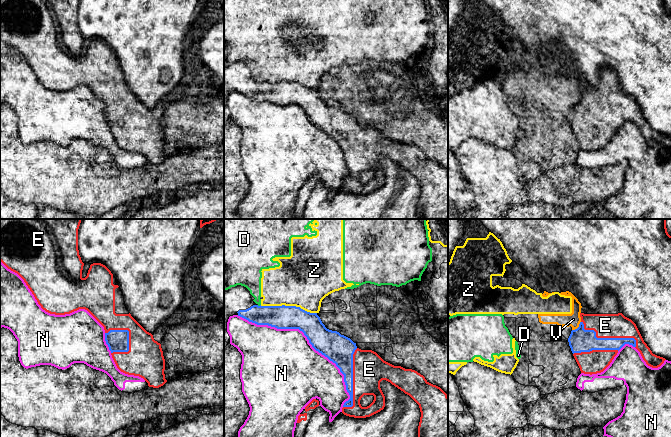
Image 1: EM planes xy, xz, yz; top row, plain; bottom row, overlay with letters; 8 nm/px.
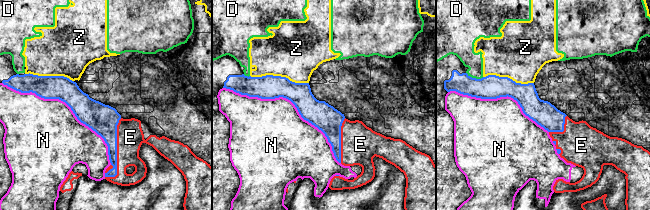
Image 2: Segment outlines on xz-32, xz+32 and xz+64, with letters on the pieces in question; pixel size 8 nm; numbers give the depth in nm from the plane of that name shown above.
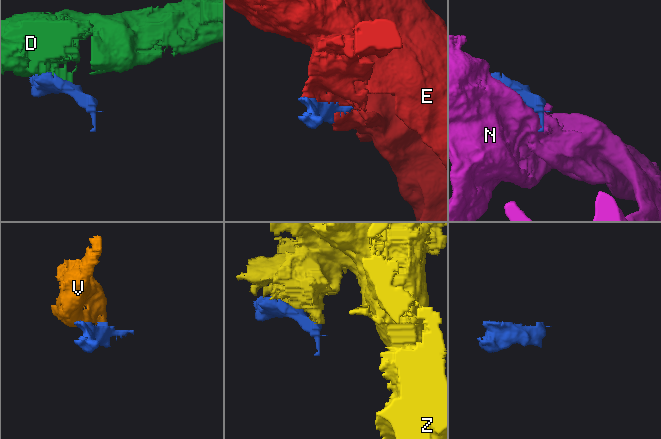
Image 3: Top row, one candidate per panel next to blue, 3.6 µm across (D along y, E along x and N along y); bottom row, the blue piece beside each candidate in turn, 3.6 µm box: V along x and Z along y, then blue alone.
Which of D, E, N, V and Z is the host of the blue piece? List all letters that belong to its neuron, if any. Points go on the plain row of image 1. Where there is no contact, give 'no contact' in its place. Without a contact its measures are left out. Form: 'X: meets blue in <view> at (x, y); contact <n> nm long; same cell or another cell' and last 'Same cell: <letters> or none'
D: meets blue in xz at (257, 81); contact 30 nm long; another cell
E: meets blue in yz at (608, 114); contact 500 nm long; same cell
N: meets blue in xz at (304, 110); contact 1150 nm long; another cell
V: meets blue in yz at (578, 103); contact 100 nm long; another cell
Z: meets blue in xz at (288, 82); contact 460 nm long; another cell
Same cell: E

